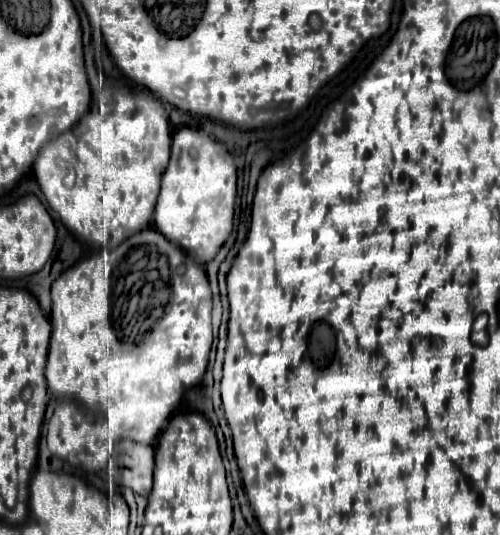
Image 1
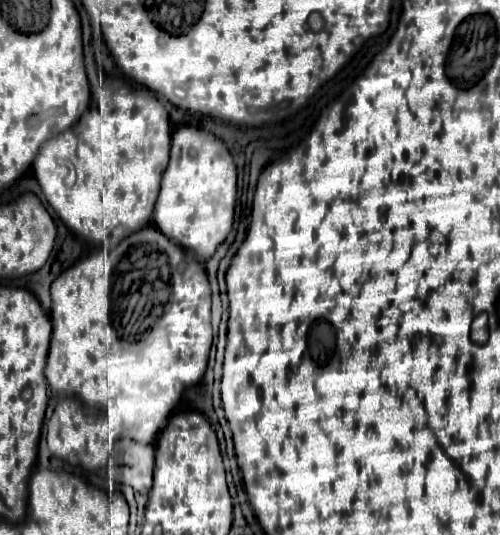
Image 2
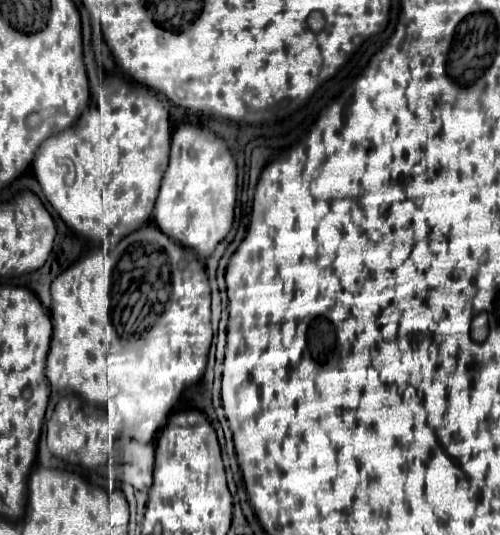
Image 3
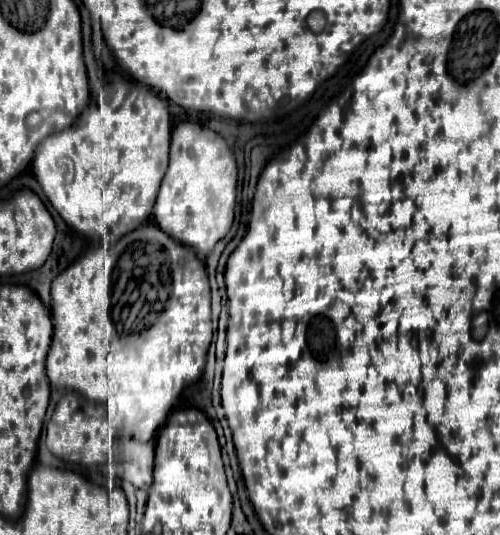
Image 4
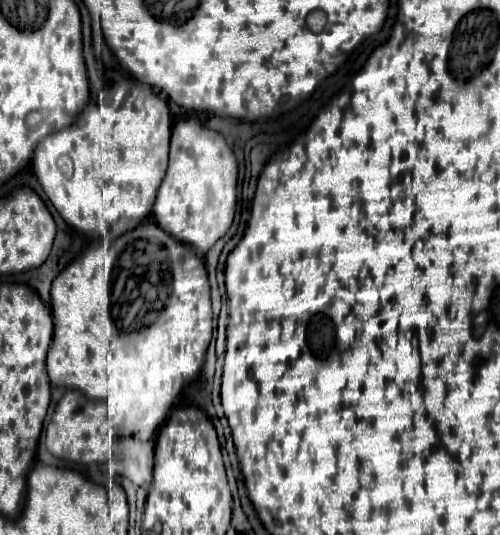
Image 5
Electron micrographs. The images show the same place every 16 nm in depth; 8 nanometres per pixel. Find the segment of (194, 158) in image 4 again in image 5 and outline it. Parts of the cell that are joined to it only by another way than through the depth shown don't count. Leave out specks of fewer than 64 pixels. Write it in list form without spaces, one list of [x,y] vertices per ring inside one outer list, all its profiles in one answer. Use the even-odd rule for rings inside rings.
[[[182,118],[172,128],[170,162],[158,190],[152,215],[156,224],[204,256],[224,236],[234,220],[238,162],[224,136],[204,128],[194,118]]]

